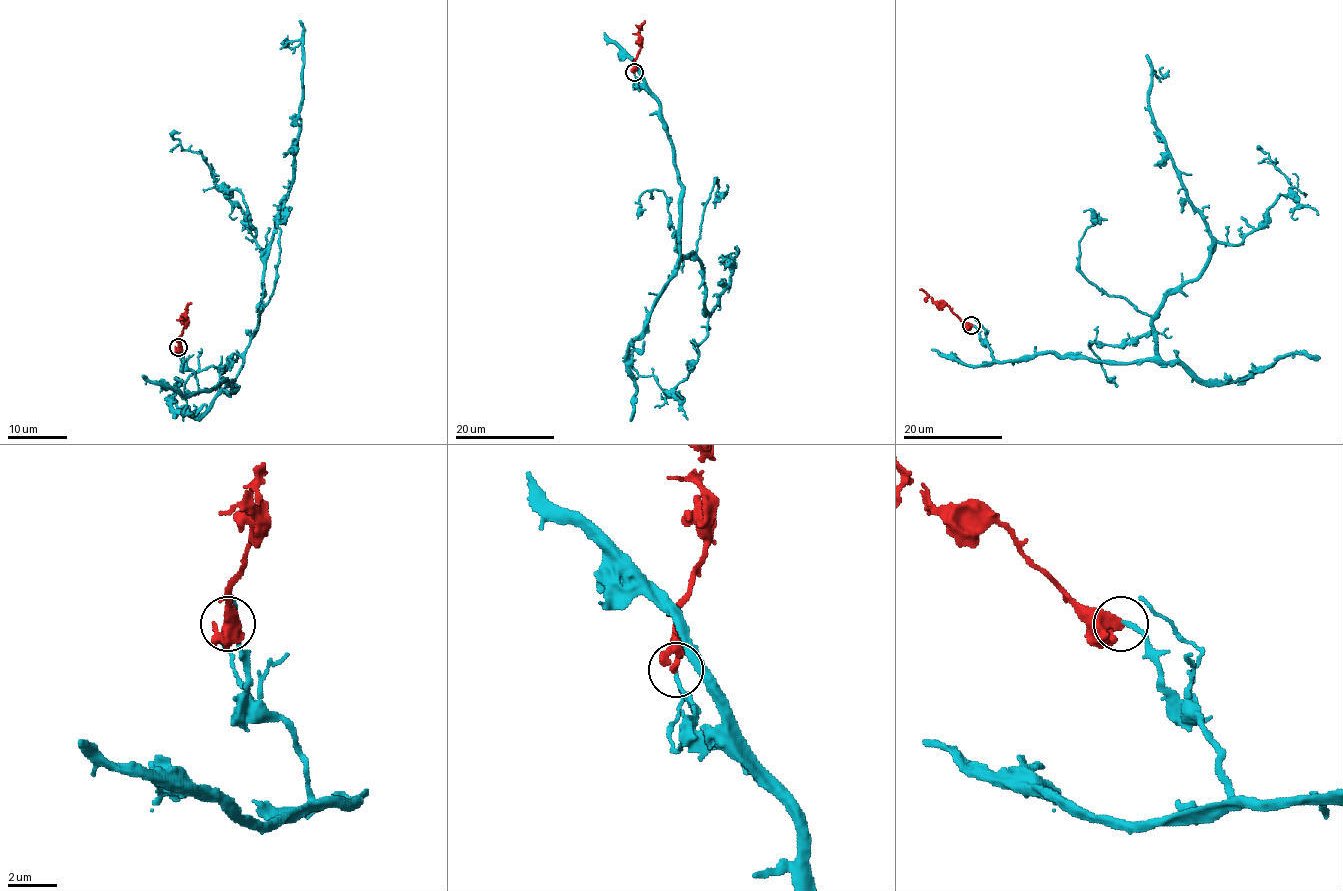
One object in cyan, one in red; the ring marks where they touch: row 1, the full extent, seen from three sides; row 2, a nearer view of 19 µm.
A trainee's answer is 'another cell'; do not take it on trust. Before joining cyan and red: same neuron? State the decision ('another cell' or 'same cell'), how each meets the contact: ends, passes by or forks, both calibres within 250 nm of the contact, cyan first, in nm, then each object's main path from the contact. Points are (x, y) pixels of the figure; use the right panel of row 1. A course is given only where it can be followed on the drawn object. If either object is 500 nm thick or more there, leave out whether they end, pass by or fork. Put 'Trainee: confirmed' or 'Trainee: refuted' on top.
Trainee: refuted
same cell | cyan ends | red ends | 150/320 nm | cyan via (971, 325), (1002, 361), (1155, 355), (1159, 308), (1199, 276), (1211, 243), (1149, 106), (1163, 67) | red via (971, 325), (966, 325), (946, 305), (938, 305), (919, 289)

